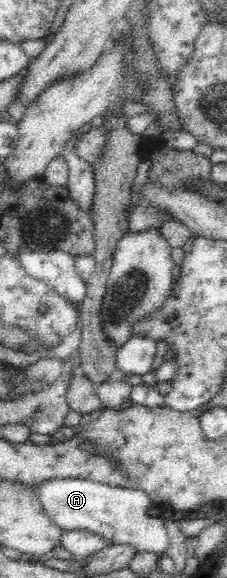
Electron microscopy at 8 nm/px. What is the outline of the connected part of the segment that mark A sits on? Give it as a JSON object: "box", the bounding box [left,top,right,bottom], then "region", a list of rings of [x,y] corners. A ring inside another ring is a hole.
{"box":[35,479,170,558],"region":[[[51,479],[41,485],[36,485],[35,490],[39,494],[41,506],[45,514],[64,531],[91,531],[99,535],[106,542],[114,545],[129,544],[137,548],[137,552],[148,552],[155,555],[156,558],[166,555],[170,547],[170,539],[166,534],[163,522],[157,517],[149,515],[152,506],[151,499],[143,490],[133,490],[121,487],[110,487],[103,483],[96,483],[87,479]]]}

